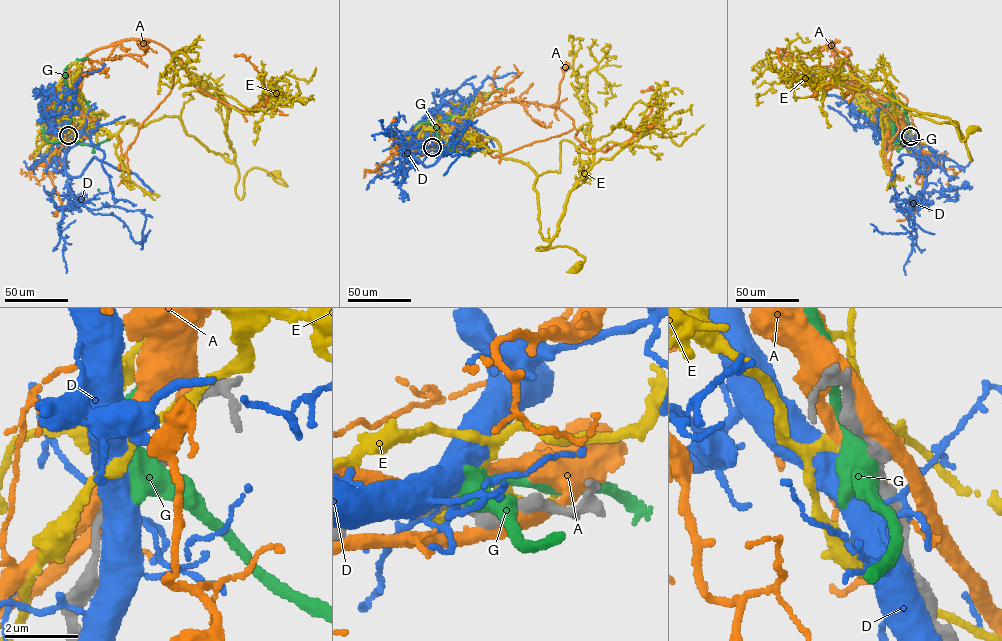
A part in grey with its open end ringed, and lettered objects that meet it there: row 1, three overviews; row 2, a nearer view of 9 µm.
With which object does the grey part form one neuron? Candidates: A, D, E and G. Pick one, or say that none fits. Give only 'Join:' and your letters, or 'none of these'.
Join: E

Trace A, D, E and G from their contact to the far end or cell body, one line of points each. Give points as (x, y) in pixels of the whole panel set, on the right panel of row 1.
A: (912, 138), (901, 116), (862, 82), (835, 54), (830, 43), (805, 58), (787, 55)
D: (911, 138), (926, 181), (913, 203), (913, 210), (910, 208), (914, 217), (912, 231), (881, 233), (870, 223)
E: (910, 137), (882, 133), (898, 101), (956, 121), (971, 160), (956, 129), (961, 141), (971, 130)
G: (911, 137), (912, 140), (904, 144), (895, 137), (887, 111), (879, 104), (855, 96), (846, 78), (829, 69)

